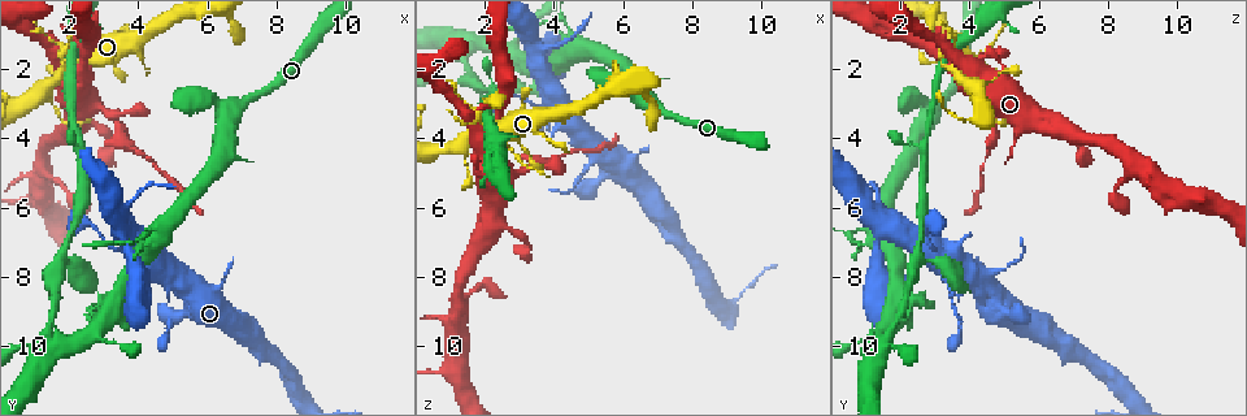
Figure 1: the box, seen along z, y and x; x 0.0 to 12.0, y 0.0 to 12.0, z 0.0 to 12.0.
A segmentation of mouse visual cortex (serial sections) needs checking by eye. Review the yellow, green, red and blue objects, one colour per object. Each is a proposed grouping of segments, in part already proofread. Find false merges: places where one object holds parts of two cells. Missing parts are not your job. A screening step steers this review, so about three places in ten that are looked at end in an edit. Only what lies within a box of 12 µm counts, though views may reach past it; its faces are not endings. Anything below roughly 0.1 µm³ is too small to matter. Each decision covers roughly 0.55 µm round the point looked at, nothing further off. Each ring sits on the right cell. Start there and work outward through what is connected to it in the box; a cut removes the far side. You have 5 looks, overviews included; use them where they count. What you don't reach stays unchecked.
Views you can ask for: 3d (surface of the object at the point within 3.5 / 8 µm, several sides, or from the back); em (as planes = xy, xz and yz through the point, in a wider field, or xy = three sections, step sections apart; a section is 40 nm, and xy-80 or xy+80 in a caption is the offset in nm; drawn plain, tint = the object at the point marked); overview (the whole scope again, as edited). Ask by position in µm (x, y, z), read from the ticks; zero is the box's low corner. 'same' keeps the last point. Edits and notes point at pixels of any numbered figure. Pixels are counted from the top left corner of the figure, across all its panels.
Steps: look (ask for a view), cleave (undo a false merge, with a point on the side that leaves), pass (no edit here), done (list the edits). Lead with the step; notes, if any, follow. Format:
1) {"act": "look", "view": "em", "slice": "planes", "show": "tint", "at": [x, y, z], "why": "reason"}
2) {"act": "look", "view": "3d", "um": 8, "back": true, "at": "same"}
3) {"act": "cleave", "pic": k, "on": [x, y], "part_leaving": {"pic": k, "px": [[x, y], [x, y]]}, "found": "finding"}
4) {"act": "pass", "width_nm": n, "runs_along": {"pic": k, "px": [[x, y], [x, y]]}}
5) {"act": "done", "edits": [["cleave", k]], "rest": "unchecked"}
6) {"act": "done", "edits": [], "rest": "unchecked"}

{"act": "look", "view": "3d", "um": 3.5, "at": [2.1, 1.7, 3.6], "why": "small branch off a trunk"}

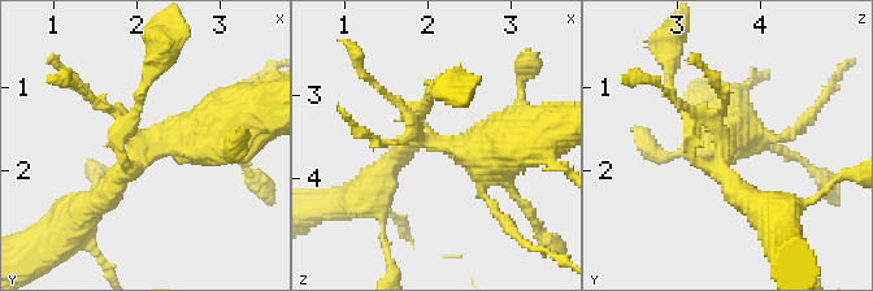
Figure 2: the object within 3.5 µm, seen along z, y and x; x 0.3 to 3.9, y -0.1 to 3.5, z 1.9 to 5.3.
{"act": "look", "view": "em", "slice": "xy", "step": 5, "show": "tint", "at": [2.05, 1.70, 3.60], "why": "shape alone is not enough"}

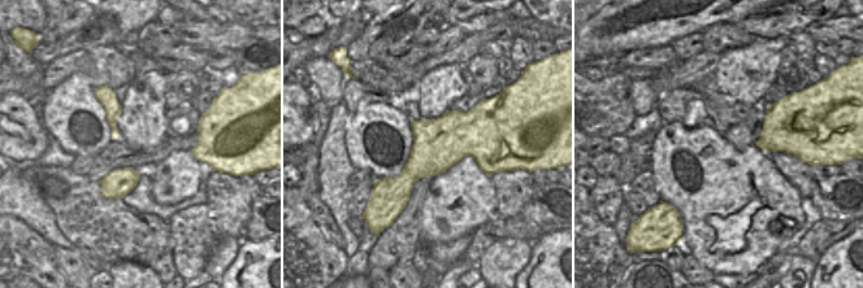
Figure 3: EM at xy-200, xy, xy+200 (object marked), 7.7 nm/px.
{"act": "pass", "runs_along": {"pic": 3, "px": [[495, 134], [456, 134], [376, 187]]}, "found": "one cell here"}

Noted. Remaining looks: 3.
{"act": "look", "view": "3d", "um": 3.5, "at": [3.3, 3.6, 4.9], "why": "narrows sharply"}

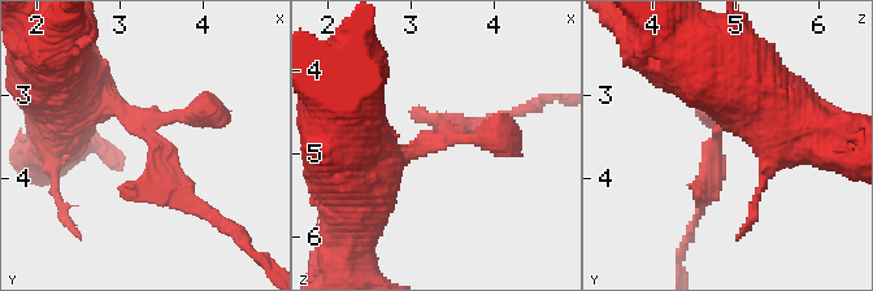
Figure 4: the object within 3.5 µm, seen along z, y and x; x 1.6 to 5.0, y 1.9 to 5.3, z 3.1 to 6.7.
{"act": "look", "view": "em", "slice": "planes", "show": "tint", "at": [3.30, 3.50, 4.75], "why": "now the EM"}

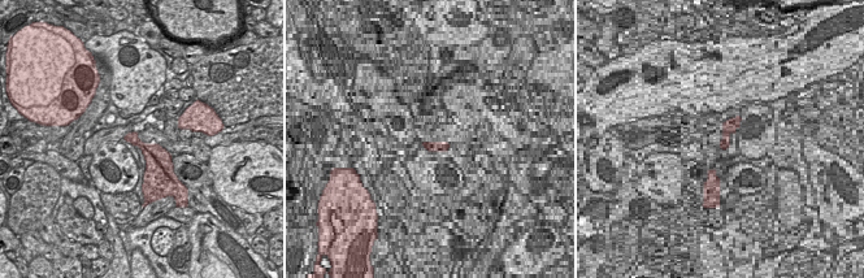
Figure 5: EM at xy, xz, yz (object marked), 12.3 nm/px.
{"act": "look", "view": "em", "slice": "xy", "step": 2, "show": "tint", "at": "same"}

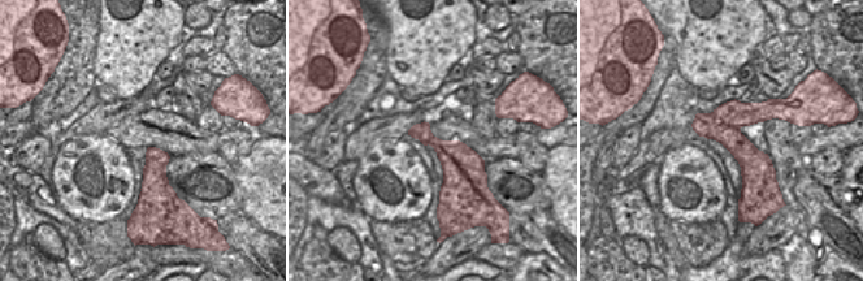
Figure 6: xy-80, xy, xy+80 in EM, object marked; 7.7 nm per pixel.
{"act": "cleave", "pic": 4, "on": [418, 111], "part_leaving": {"pic": 4, "px": [[156, 151], [164, 179], [239, 239]]}, "found": "two cells meet here"}

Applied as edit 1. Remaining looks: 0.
{"act": "done", "edits": [["cleave", 4]], "rest": "unchecked"}

